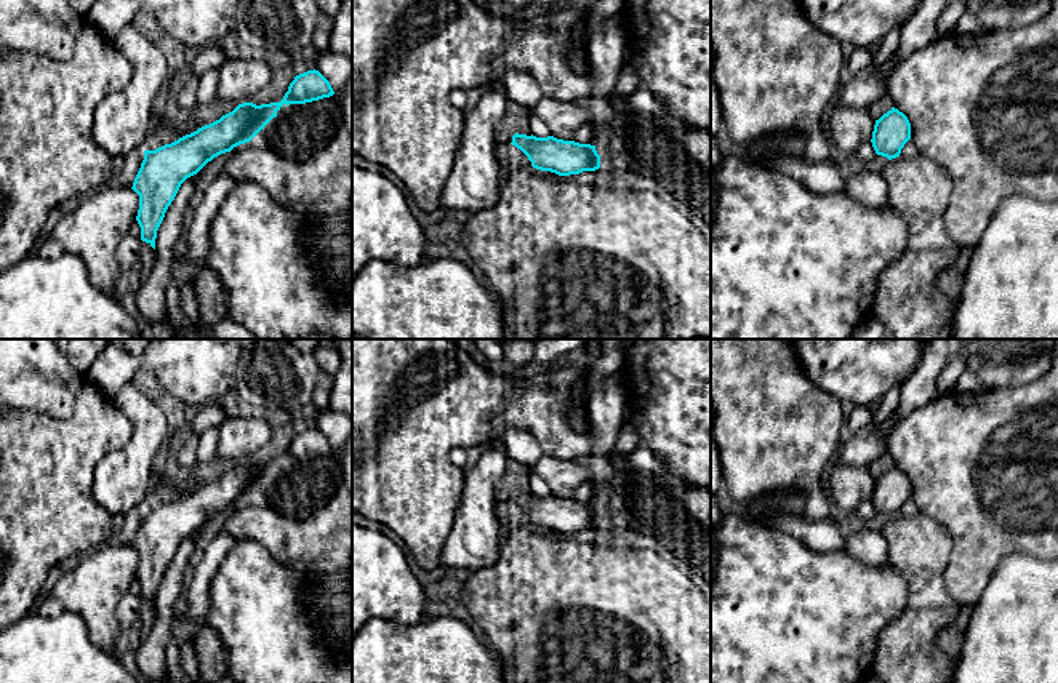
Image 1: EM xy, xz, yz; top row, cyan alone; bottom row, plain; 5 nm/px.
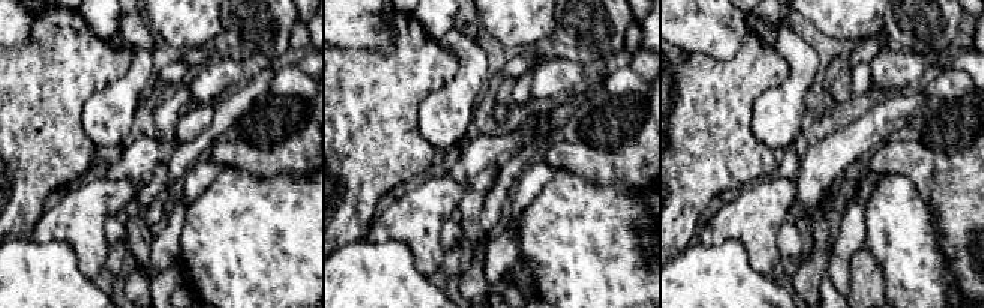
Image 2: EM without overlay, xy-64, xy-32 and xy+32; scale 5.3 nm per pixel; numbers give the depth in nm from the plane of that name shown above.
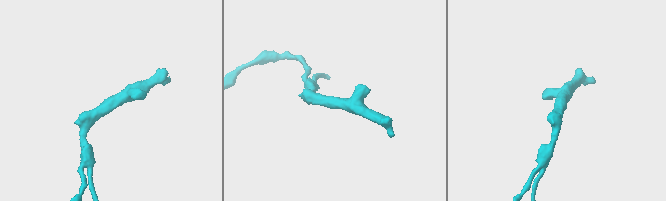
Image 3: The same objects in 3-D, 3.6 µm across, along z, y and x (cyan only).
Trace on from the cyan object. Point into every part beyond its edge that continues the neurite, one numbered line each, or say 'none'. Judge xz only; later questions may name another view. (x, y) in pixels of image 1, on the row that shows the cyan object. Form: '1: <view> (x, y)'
none

